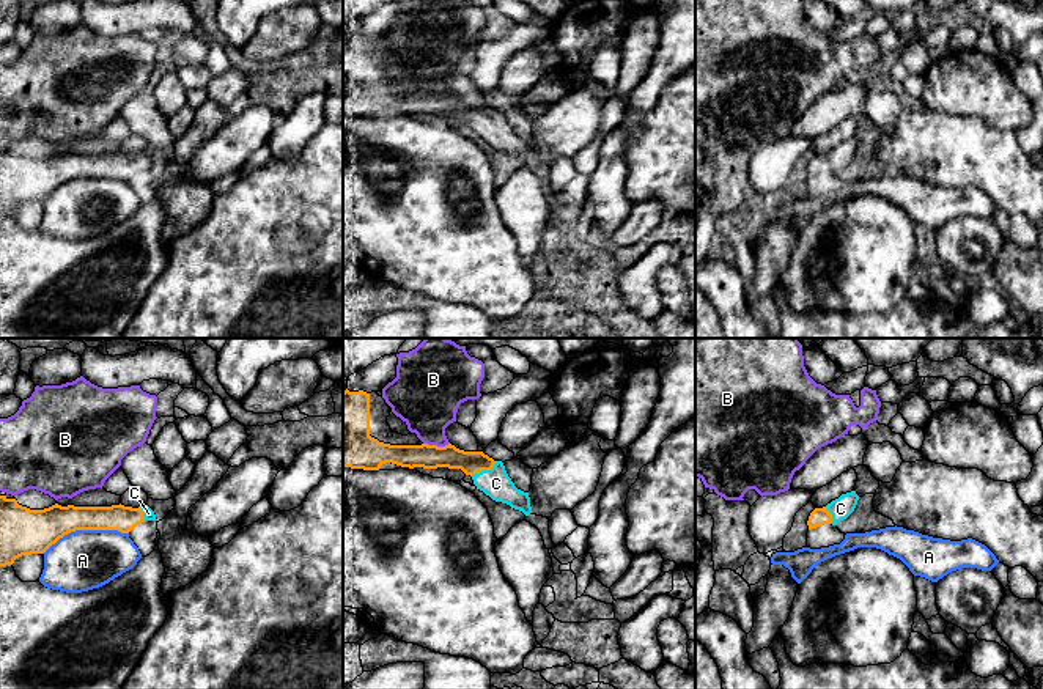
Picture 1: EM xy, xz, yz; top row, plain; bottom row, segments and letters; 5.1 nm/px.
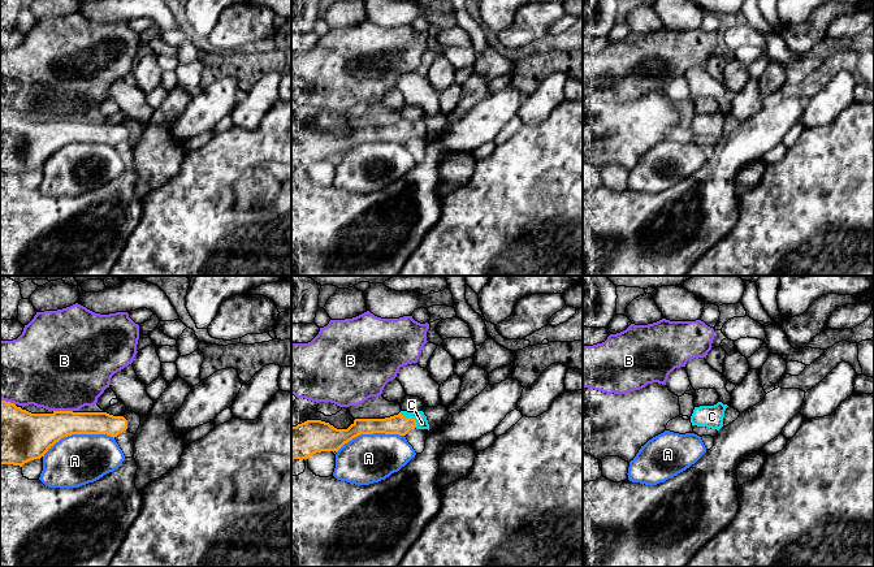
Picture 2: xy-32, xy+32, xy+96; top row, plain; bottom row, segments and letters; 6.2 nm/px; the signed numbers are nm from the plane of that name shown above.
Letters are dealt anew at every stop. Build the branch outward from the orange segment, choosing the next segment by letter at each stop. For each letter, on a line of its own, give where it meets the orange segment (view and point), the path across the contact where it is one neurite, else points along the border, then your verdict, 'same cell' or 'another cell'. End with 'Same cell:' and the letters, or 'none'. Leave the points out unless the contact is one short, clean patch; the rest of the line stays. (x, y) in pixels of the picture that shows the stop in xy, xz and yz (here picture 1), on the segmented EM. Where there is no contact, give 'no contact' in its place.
A: xy (85, 529) | another cell
B: xz (436, 445) | another cell
C: xz (483, 469) | across xz (471, 463), (483, 469), (496, 483) | same cell
Same cell: C

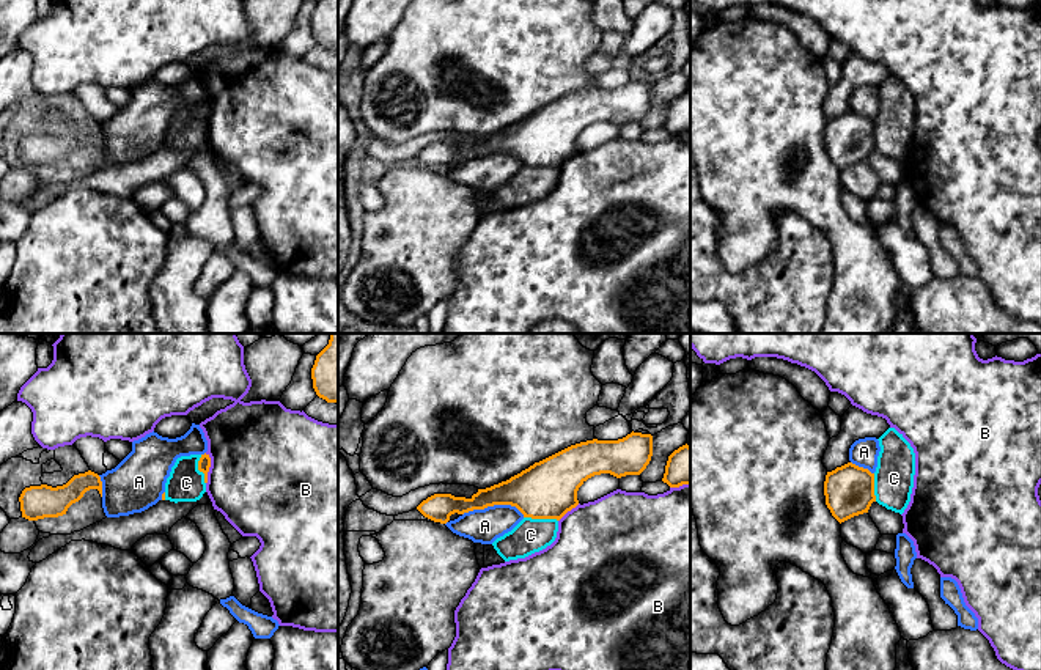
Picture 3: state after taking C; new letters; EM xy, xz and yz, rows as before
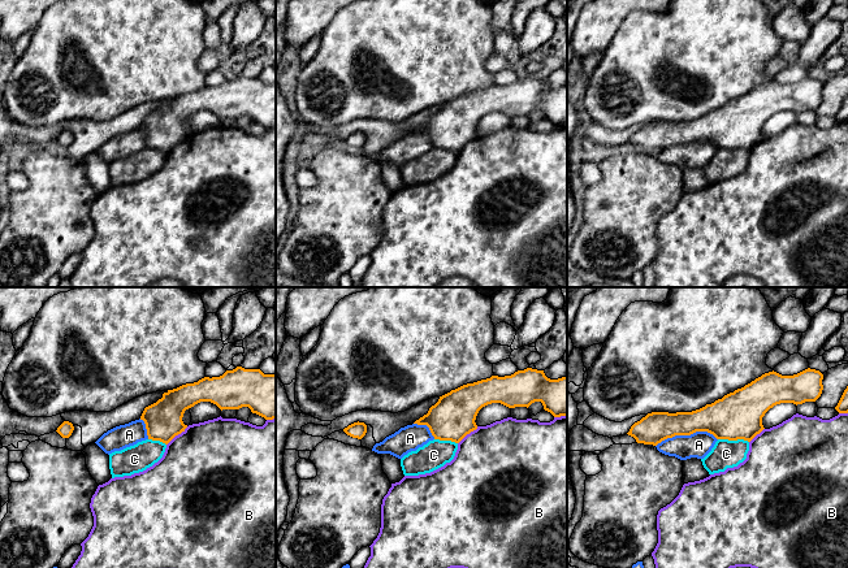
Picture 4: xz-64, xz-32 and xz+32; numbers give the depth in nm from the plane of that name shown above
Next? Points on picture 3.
A: xz (494, 504) | another cell
B: xy (208, 469) | another cell
C: xz (541, 518) | along xz (524, 516), (554, 518), (557, 521) | another cell
Same cell: none

